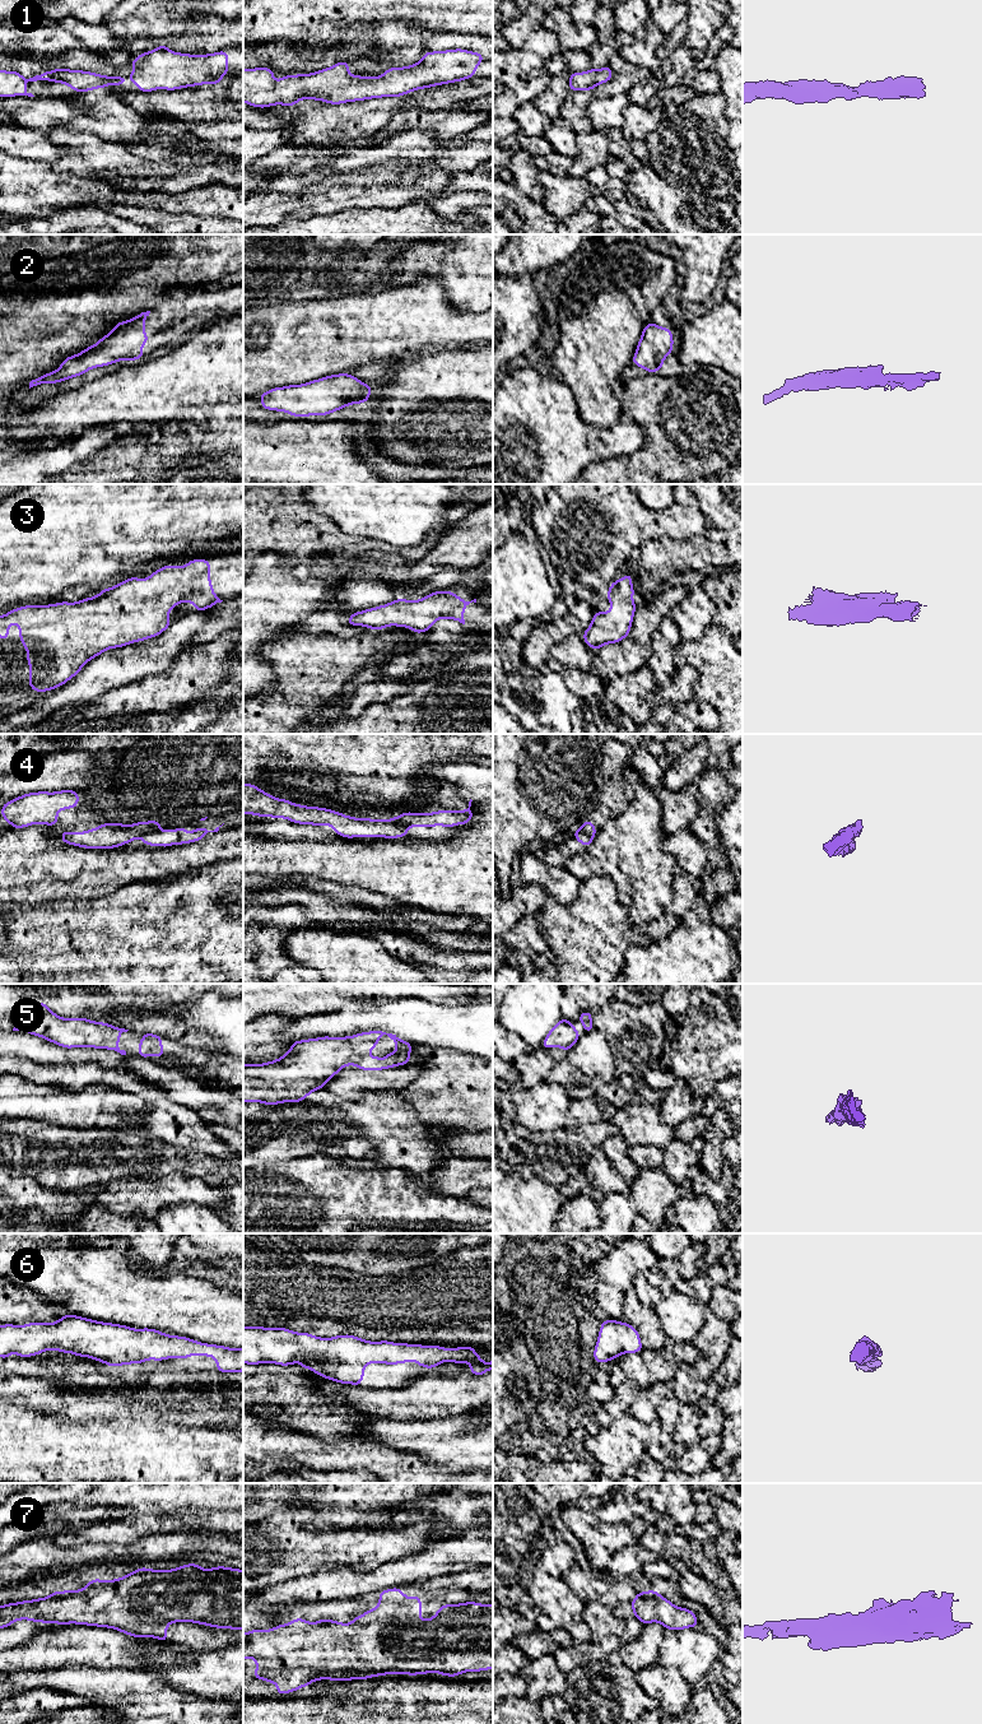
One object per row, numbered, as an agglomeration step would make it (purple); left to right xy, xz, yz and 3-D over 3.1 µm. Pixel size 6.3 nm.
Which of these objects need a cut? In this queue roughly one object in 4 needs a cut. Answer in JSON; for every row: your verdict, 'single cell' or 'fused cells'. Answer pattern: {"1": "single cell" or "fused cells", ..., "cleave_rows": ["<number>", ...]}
{"1": "single cell", "2": "single cell", "3": "single cell", "4": "fused cells", "5": "single cell", "6": "single cell", "7": "single cell", "cleave_rows": ["4"]}

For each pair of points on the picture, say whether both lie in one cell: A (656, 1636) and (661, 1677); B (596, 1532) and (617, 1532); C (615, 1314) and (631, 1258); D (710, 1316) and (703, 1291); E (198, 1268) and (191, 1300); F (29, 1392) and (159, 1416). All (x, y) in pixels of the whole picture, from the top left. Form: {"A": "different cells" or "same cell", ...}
{"A": "different cells", "B": "same cell", "C": "same cell", "D": "different cells", "E": "different cells", "F": "same cell"}

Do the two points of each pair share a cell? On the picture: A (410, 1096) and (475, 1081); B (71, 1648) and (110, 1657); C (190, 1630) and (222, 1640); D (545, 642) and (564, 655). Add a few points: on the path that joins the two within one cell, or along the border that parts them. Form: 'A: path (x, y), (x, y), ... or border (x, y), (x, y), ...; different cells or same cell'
A: path (427, 1099), (456, 1099), (459, 1096); same cell
B: path (80, 1648), (101, 1648); same cell
C: path (198, 1637), (214, 1637); same cell
D: border (573, 632), (555, 642), (549, 653); different cells

